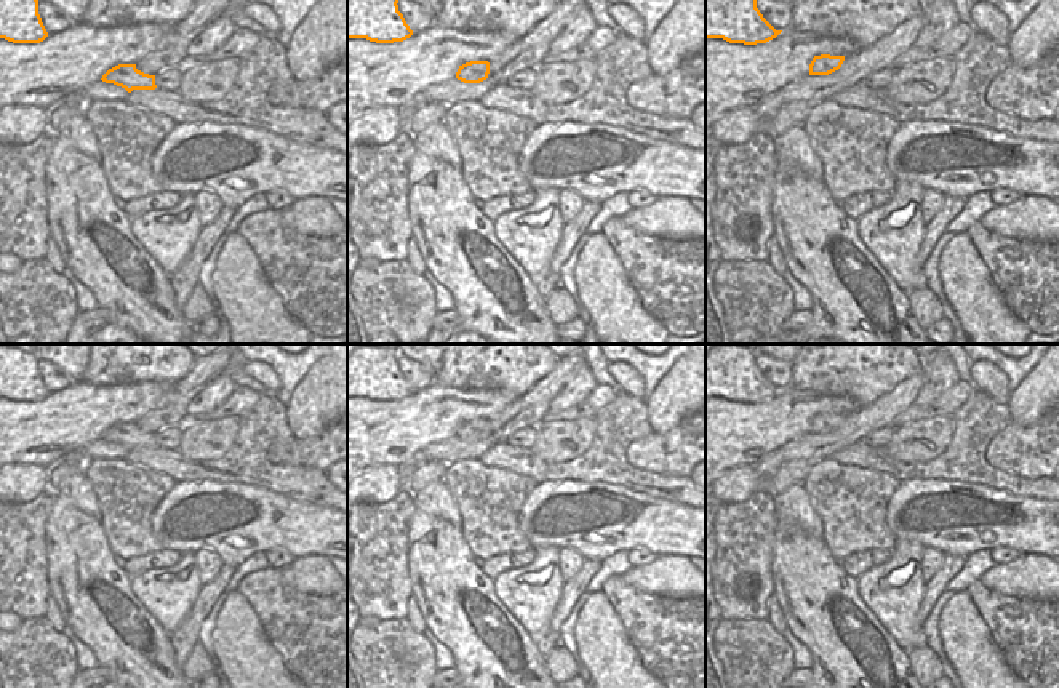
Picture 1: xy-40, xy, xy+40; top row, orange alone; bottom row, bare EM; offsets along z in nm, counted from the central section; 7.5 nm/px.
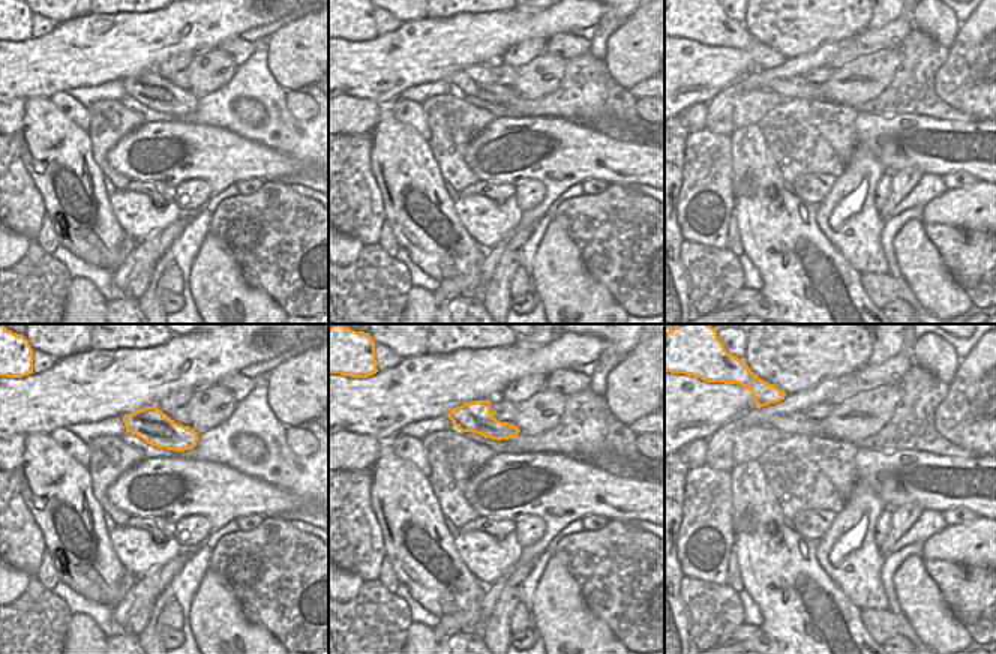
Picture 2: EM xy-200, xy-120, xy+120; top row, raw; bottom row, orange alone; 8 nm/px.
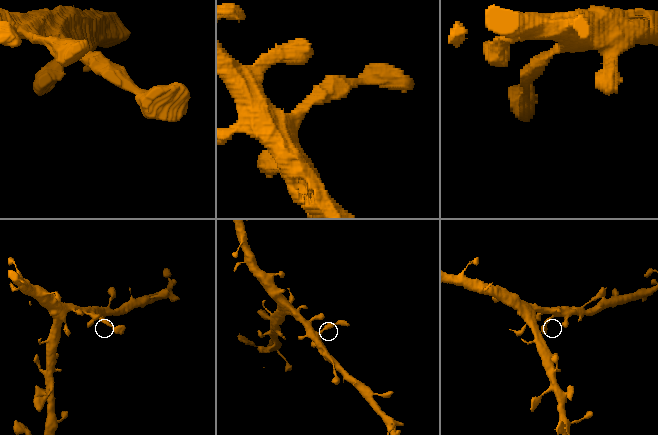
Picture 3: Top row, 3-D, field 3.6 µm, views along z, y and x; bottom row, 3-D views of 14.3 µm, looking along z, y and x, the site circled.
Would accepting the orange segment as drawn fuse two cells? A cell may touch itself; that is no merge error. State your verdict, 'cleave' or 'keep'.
keep

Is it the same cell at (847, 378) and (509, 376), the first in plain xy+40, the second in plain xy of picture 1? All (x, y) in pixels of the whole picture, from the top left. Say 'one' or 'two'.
one

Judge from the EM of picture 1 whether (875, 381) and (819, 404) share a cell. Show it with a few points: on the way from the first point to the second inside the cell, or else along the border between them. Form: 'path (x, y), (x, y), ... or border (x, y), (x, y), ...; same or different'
border (800, 389), (845, 396), (859, 407); different

